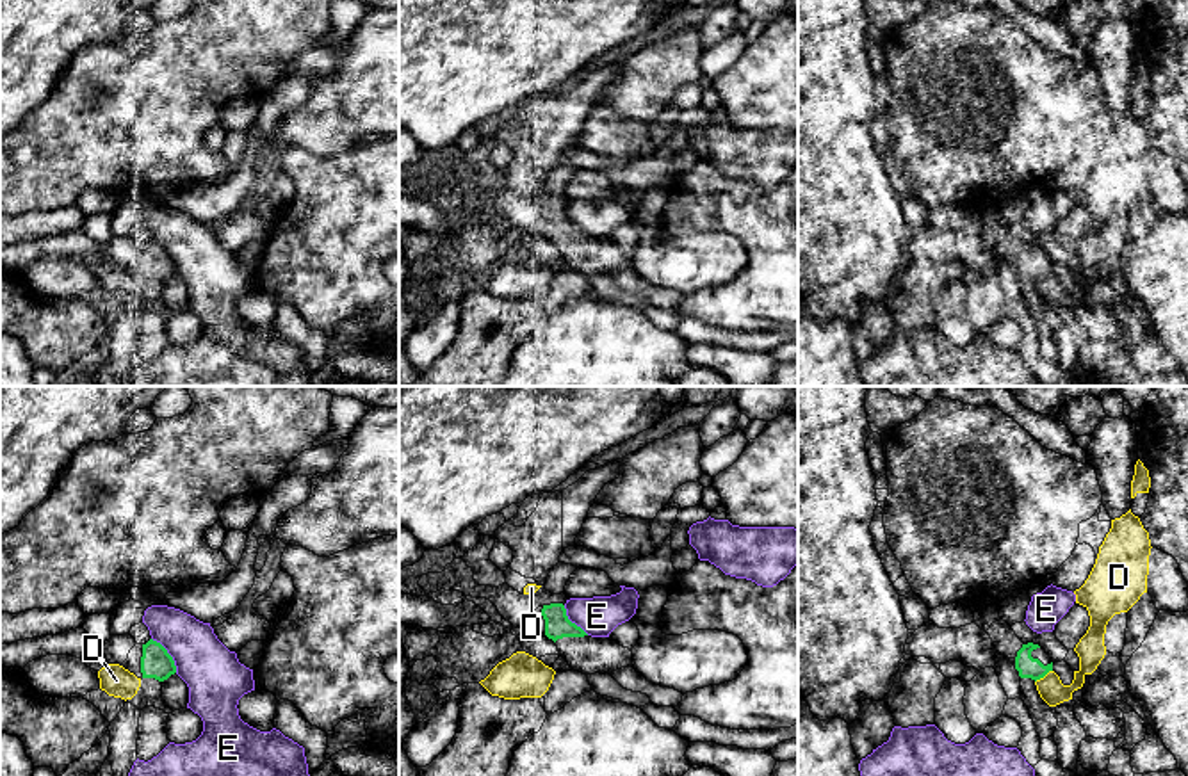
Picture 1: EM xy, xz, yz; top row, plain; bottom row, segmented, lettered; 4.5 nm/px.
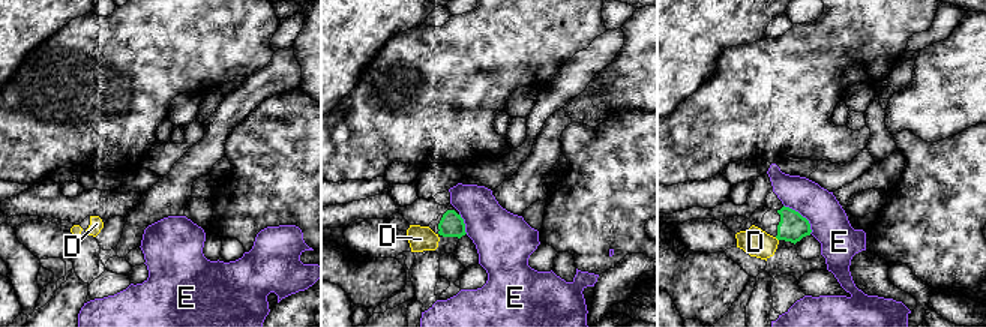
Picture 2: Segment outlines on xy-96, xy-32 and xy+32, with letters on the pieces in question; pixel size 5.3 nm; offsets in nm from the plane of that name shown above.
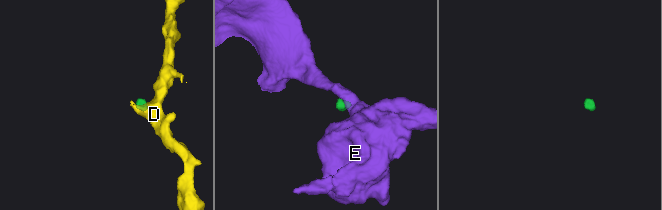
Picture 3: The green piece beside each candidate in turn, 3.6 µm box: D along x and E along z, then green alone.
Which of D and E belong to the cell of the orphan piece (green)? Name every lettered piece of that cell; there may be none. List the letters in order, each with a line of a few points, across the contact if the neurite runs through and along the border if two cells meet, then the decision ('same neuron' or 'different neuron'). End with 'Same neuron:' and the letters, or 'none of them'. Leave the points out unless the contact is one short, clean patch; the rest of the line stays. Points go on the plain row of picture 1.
D: different neuron
E: line xy (152, 239), (171, 258), (177, 273); different neuron
Same neuron: none of them

